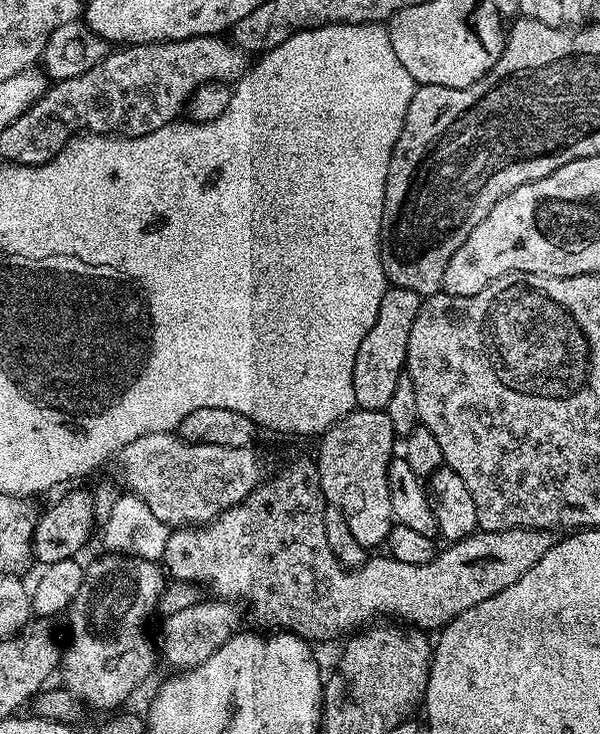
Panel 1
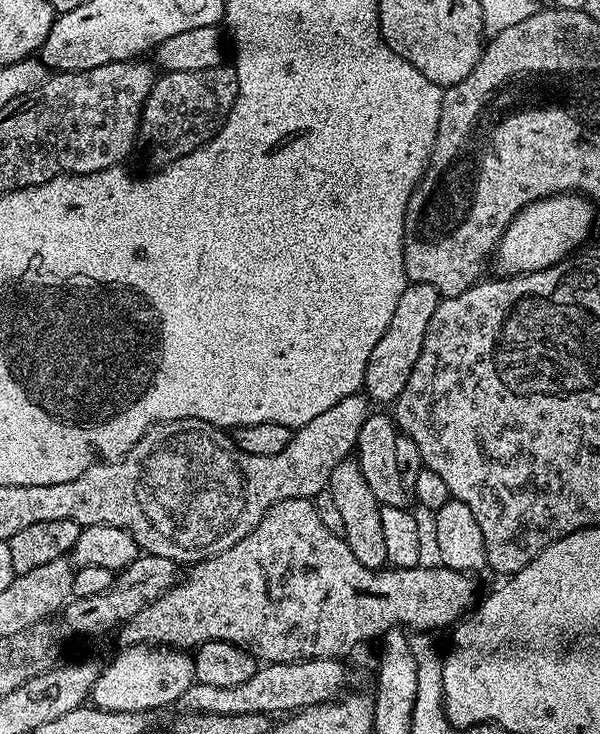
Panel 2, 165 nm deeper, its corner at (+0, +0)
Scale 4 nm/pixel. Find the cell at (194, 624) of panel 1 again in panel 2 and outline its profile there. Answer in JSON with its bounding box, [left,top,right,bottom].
[91,644,196,712]

